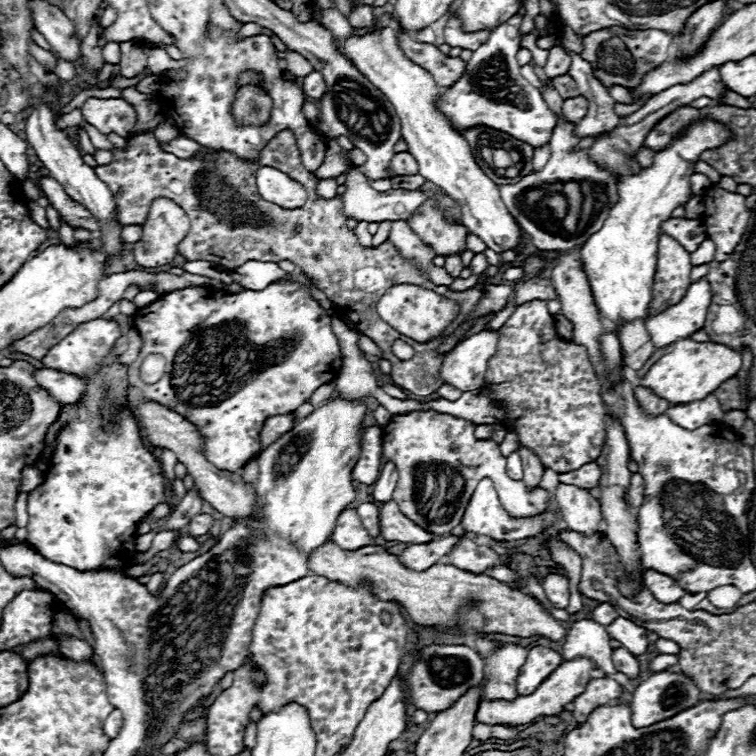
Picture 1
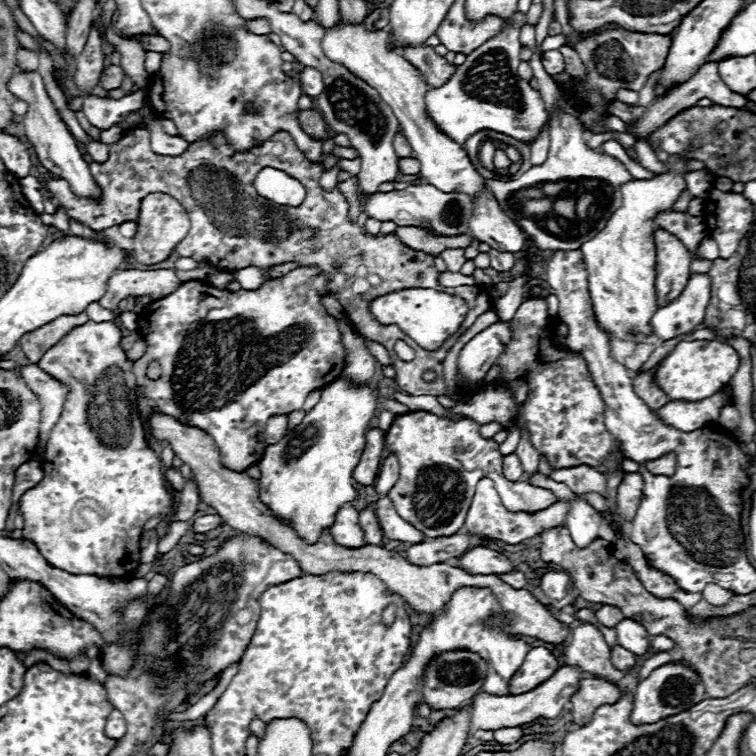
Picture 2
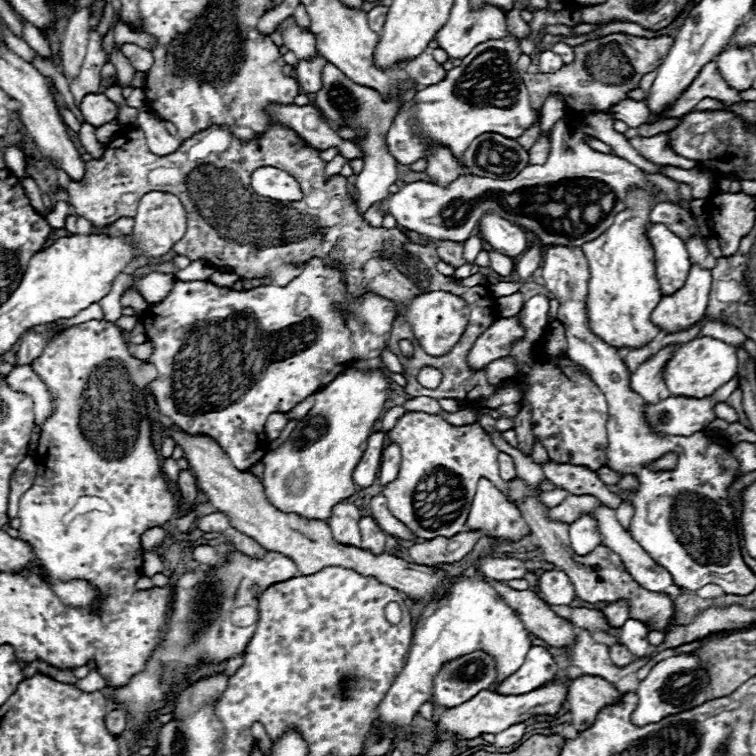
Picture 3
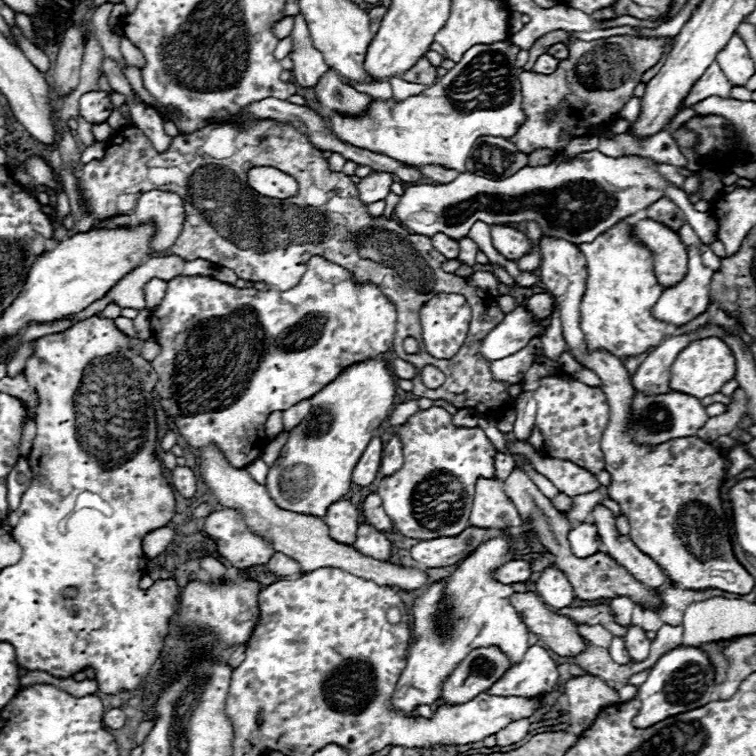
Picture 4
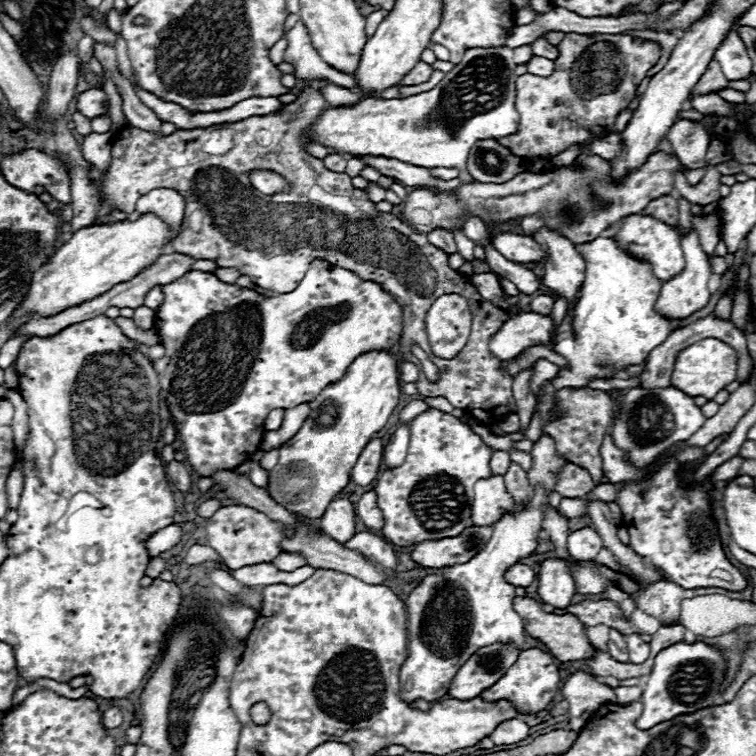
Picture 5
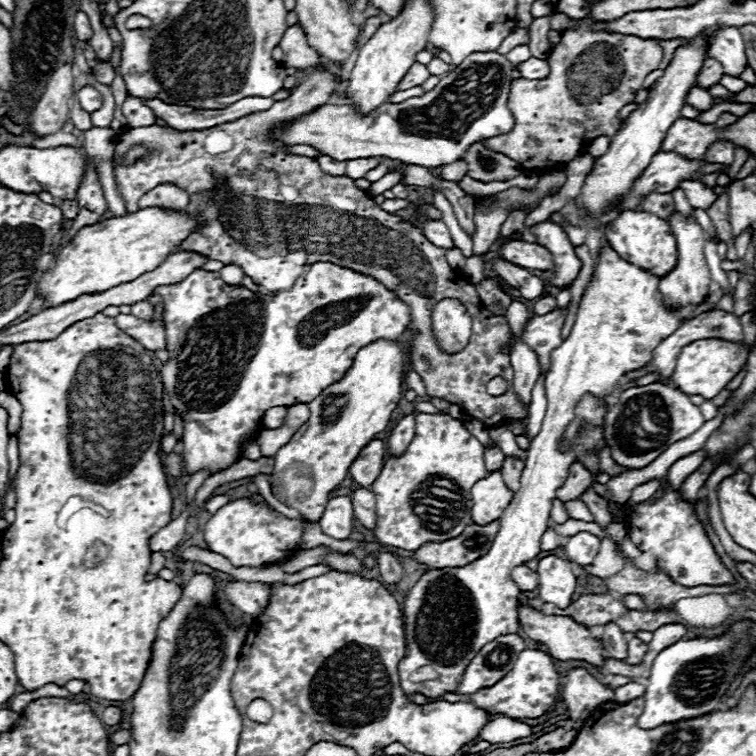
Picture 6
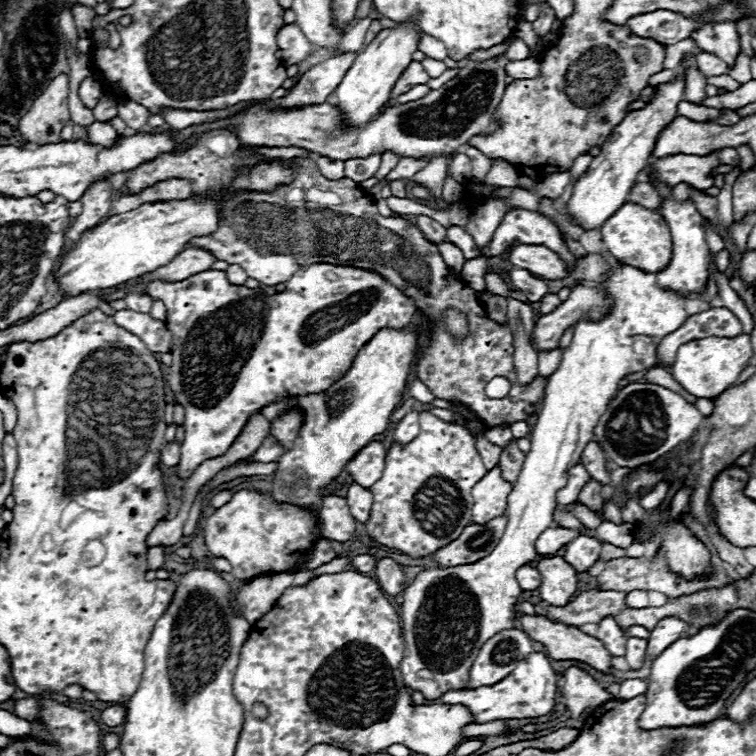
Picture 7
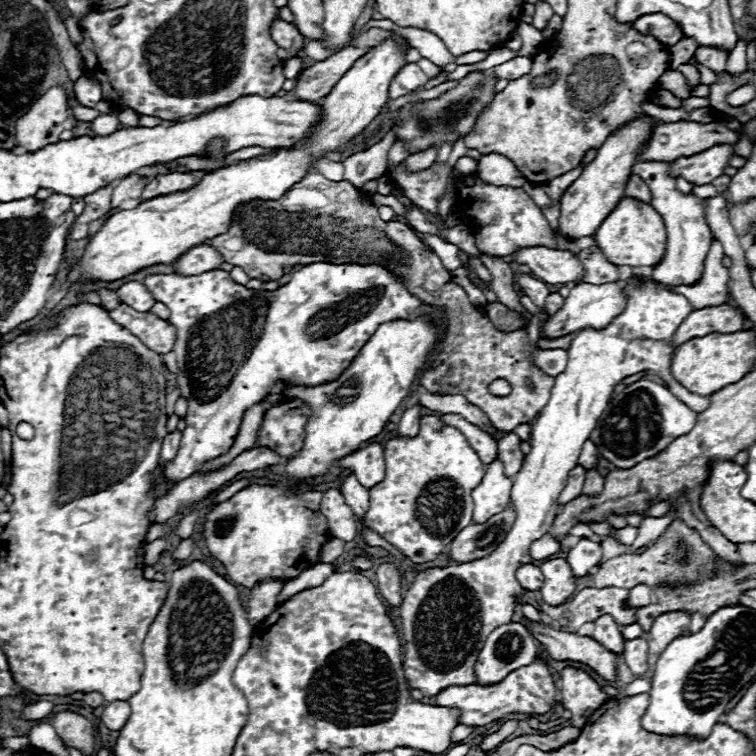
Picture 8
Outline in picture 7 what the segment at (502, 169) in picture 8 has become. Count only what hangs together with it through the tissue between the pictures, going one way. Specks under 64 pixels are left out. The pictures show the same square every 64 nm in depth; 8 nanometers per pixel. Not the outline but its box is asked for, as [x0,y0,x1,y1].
[486,162,520,188]

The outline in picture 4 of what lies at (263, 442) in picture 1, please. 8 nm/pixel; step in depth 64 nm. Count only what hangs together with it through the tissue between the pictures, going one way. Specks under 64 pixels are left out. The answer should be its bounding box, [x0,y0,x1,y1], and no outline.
[266,412,284,438]

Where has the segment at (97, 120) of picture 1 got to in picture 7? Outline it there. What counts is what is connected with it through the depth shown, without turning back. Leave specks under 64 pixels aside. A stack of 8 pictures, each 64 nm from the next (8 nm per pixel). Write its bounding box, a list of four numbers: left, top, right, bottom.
[80,78,102,108]

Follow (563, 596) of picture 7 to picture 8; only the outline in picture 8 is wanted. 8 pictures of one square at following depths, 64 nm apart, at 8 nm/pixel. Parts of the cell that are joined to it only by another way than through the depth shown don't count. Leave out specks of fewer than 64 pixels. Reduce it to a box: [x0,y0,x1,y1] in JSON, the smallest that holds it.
[540,558,576,606]

